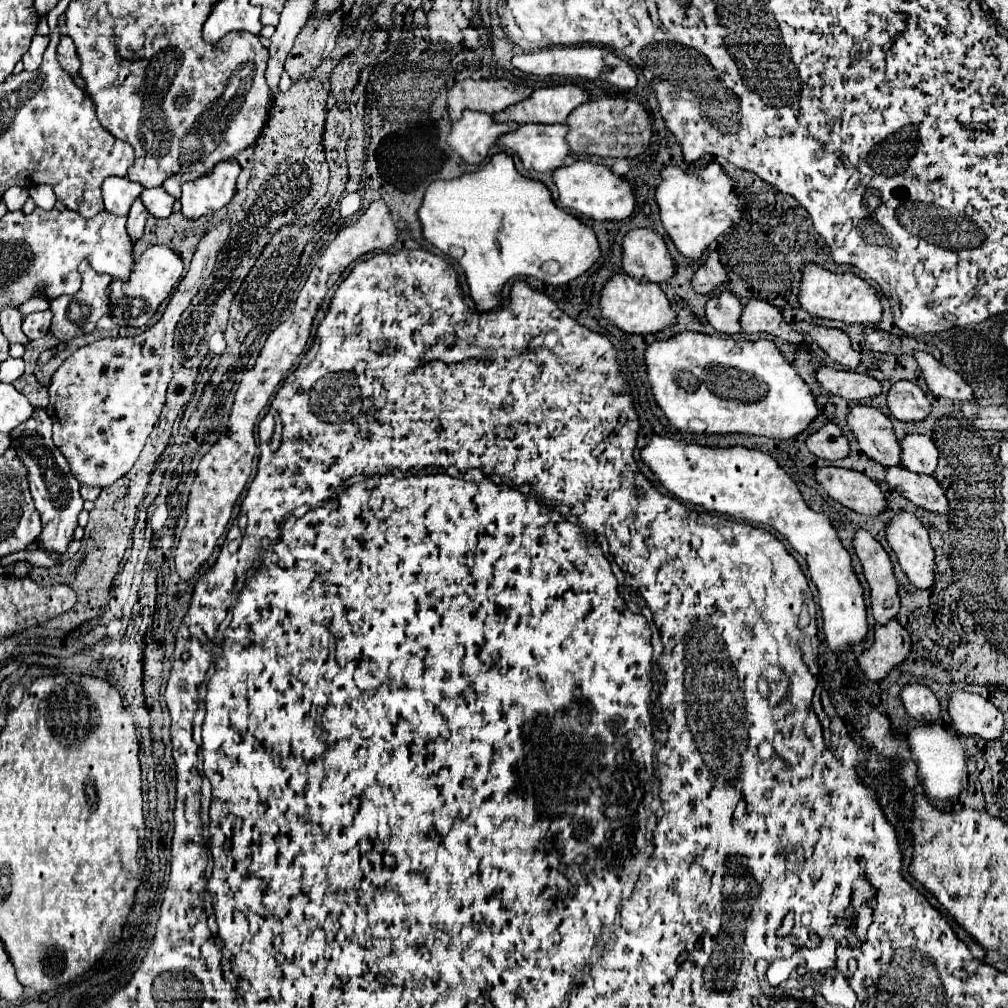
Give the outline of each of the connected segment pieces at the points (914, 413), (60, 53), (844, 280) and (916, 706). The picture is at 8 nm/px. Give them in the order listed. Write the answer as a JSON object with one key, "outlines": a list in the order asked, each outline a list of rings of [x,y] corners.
{"outlines":[[[[897,381],[887,395],[887,405],[897,421],[921,423],[931,413],[931,401],[925,391],[911,381]]],[[[61,37],[61,43],[57,47],[57,59],[61,63],[61,67],[69,73],[69,75],[79,75],[79,57],[75,51],[75,45],[71,43],[69,37]]],[[[809,263],[803,271],[803,283],[799,291],[799,303],[801,307],[817,317],[817,319],[833,319],[833,321],[843,321],[843,323],[859,323],[865,327],[873,327],[881,321],[881,301],[877,297],[877,291],[863,281],[861,277],[853,273],[831,273],[819,265]]],[[[925,685],[903,687],[901,699],[903,699],[907,713],[921,723],[935,723],[941,715],[941,707],[939,707],[935,693]]]]}

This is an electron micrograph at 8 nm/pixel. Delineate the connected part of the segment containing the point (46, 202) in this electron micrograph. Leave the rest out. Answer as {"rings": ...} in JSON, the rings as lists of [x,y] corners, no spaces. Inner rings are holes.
{"rings":[[[35,185],[35,187],[29,189],[29,195],[37,203],[37,207],[41,207],[41,209],[51,211],[55,207],[57,199],[55,199],[55,193],[51,191],[49,185]]]}

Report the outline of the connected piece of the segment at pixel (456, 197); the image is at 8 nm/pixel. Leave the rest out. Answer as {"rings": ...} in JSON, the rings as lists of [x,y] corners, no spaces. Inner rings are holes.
{"rings":[[[503,151],[493,155],[479,171],[449,181],[433,181],[423,197],[419,219],[431,245],[443,253],[451,247],[465,251],[459,265],[467,275],[471,299],[481,313],[499,303],[503,285],[511,277],[531,275],[551,285],[563,285],[583,275],[601,257],[595,231],[559,209],[541,181],[519,175],[513,159]],[[547,261],[557,261],[561,271],[557,275],[545,273],[541,267]]]}

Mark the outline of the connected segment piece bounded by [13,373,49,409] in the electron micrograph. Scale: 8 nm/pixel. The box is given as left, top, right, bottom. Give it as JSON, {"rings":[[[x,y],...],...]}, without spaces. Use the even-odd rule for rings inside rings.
{"rings":[[[27,373],[21,375],[13,383],[13,387],[17,391],[21,391],[35,409],[45,409],[47,407],[47,403],[49,403],[49,391],[47,391],[47,387],[43,383],[37,381],[35,375],[27,375]]]}

